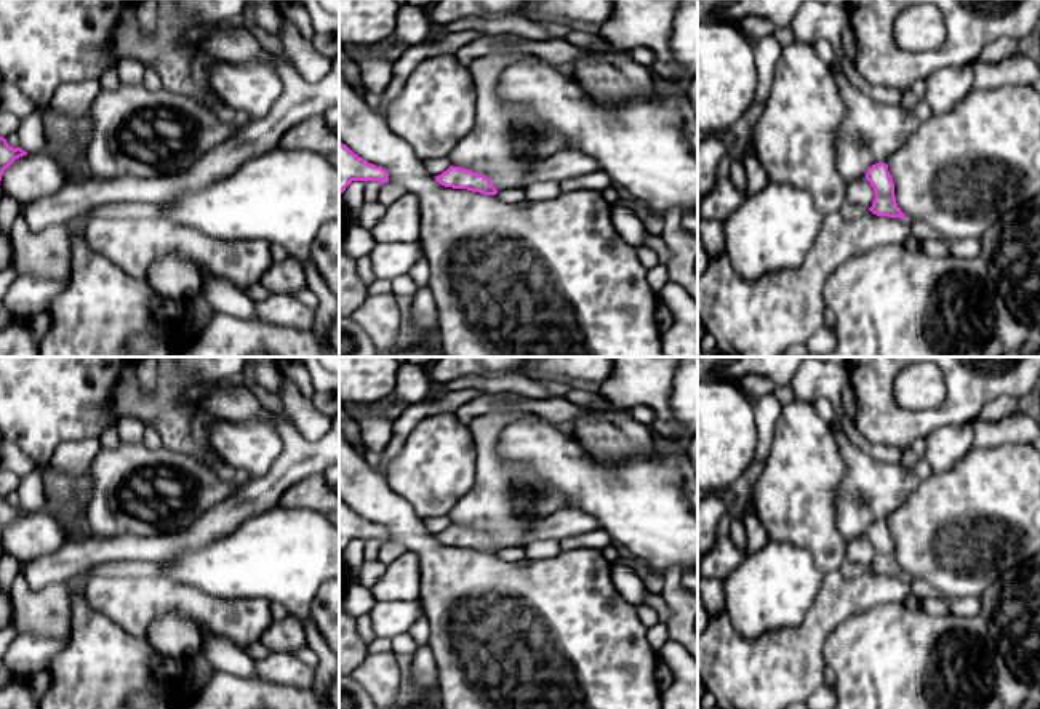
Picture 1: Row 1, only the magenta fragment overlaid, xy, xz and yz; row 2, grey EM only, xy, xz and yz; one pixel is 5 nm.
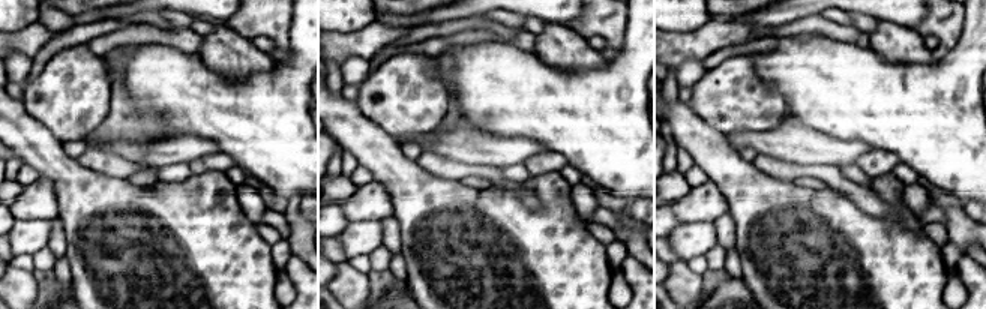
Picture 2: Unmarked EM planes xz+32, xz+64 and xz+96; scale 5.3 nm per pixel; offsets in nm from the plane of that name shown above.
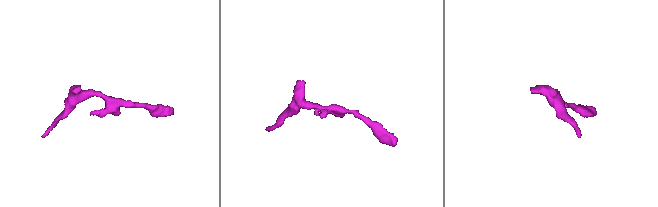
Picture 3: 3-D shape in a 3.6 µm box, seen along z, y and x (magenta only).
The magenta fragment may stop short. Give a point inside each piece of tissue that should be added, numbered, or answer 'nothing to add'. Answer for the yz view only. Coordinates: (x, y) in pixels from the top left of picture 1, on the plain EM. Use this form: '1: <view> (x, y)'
nothing to add

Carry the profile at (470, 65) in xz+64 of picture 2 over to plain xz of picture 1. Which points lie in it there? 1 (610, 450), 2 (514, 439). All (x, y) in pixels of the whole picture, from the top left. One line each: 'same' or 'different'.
1: different
2: same

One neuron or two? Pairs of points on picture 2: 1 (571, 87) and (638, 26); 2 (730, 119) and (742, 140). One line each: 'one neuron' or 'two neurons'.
1: one neuron
2: two neurons

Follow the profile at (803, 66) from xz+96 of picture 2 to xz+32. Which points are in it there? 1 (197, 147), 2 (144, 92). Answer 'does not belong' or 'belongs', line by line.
1: does not belong
2: belongs

